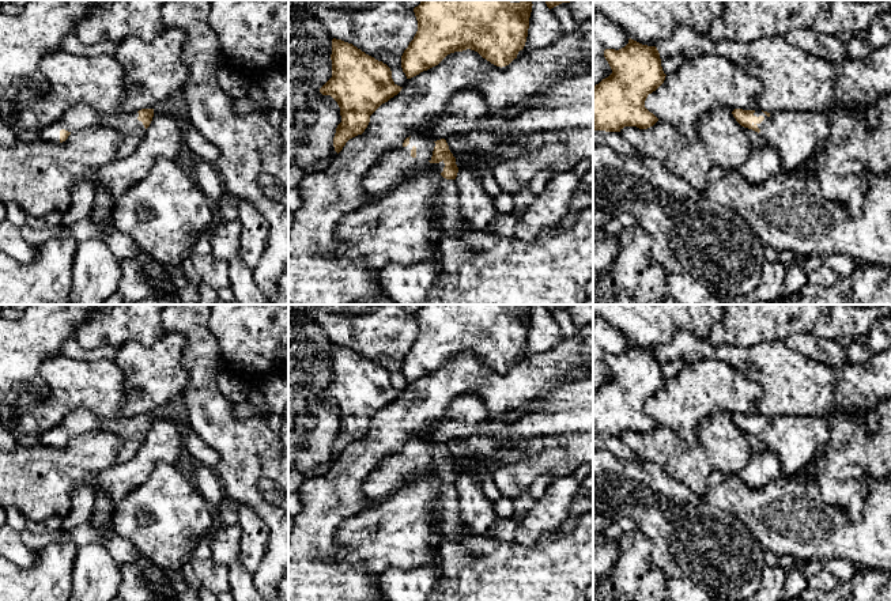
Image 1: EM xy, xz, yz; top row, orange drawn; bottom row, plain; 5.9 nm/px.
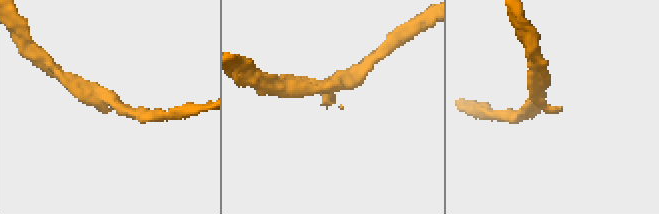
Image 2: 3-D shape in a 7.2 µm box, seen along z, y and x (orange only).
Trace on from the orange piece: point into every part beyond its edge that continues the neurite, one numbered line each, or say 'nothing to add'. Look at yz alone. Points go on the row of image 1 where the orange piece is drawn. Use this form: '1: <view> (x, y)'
1: yz (796, 135)

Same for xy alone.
1: xy (75, 118)

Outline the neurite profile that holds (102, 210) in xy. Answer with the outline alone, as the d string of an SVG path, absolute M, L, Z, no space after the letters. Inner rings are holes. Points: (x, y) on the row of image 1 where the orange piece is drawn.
M101 184L95 185L94 205L90 218L97 224L112 222L114 208L113 194Z

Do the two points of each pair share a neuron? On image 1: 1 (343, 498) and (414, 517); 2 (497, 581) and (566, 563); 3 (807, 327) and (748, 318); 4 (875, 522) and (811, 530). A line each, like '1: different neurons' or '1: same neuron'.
1: different neurons
2: same neuron
3: same neuron
4: same neuron

